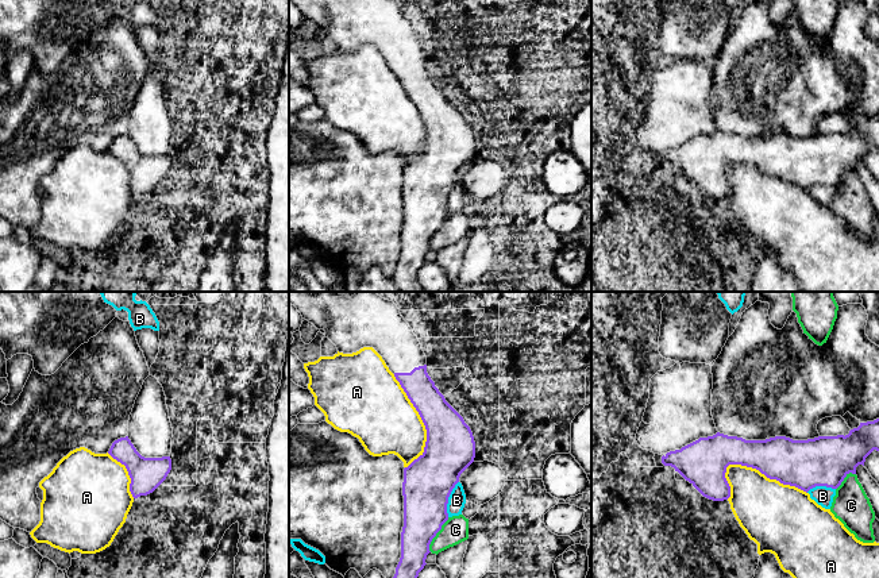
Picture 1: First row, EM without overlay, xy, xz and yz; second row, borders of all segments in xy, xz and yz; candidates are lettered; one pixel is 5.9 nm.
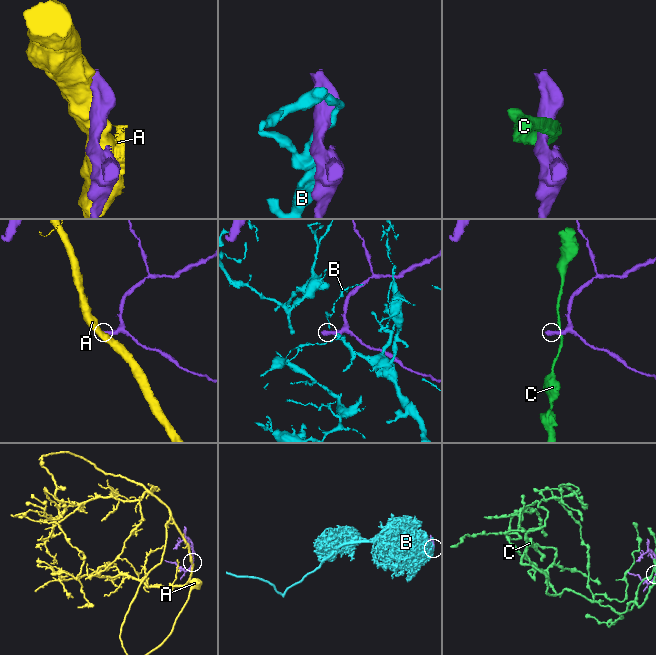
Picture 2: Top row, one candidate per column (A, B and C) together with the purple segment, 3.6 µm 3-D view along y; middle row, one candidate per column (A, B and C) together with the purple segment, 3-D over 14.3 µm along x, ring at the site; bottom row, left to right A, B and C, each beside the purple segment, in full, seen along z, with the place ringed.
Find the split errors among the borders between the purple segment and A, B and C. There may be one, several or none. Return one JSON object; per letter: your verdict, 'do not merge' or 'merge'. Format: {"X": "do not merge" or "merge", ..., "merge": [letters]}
{"A": "do not merge", "B": "do not merge", "C": "do not merge", "merge": []}

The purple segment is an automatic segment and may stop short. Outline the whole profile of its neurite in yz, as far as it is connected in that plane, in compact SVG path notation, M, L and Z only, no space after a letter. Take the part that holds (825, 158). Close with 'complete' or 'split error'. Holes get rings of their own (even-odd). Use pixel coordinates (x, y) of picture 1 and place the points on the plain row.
M879 116L860 120L845 134L818 134L807 138L793 138L786 134L745 138L717 130L713 134L699 135L681 147L662 153L655 151L654 157L656 165L674 165L703 194L724 199L730 194L730 184L725 176L729 162L756 166L770 177L776 177L783 182L795 184L807 190L816 184L837 186L849 170L856 172L859 162L864 163L865 155L874 147L879 149Z; split error

